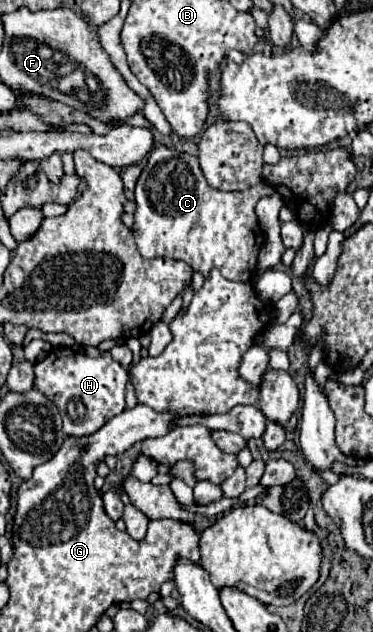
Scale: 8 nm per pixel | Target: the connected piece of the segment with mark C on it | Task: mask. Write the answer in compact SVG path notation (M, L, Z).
M156 147L152 149L148 163L136 183L136 213L134 213L134 237L136 245L142 257L154 259L154 257L172 257L186 261L192 269L198 269L208 277L208 271L212 267L220 269L220 273L226 279L232 281L250 281L252 269L256 271L258 251L264 243L264 231L258 225L258 217L254 213L254 207L260 197L270 193L270 185L260 181L260 185L254 185L246 191L232 191L224 193L218 189L212 189L198 165L198 159L184 153L180 157L180 151L174 147Z

